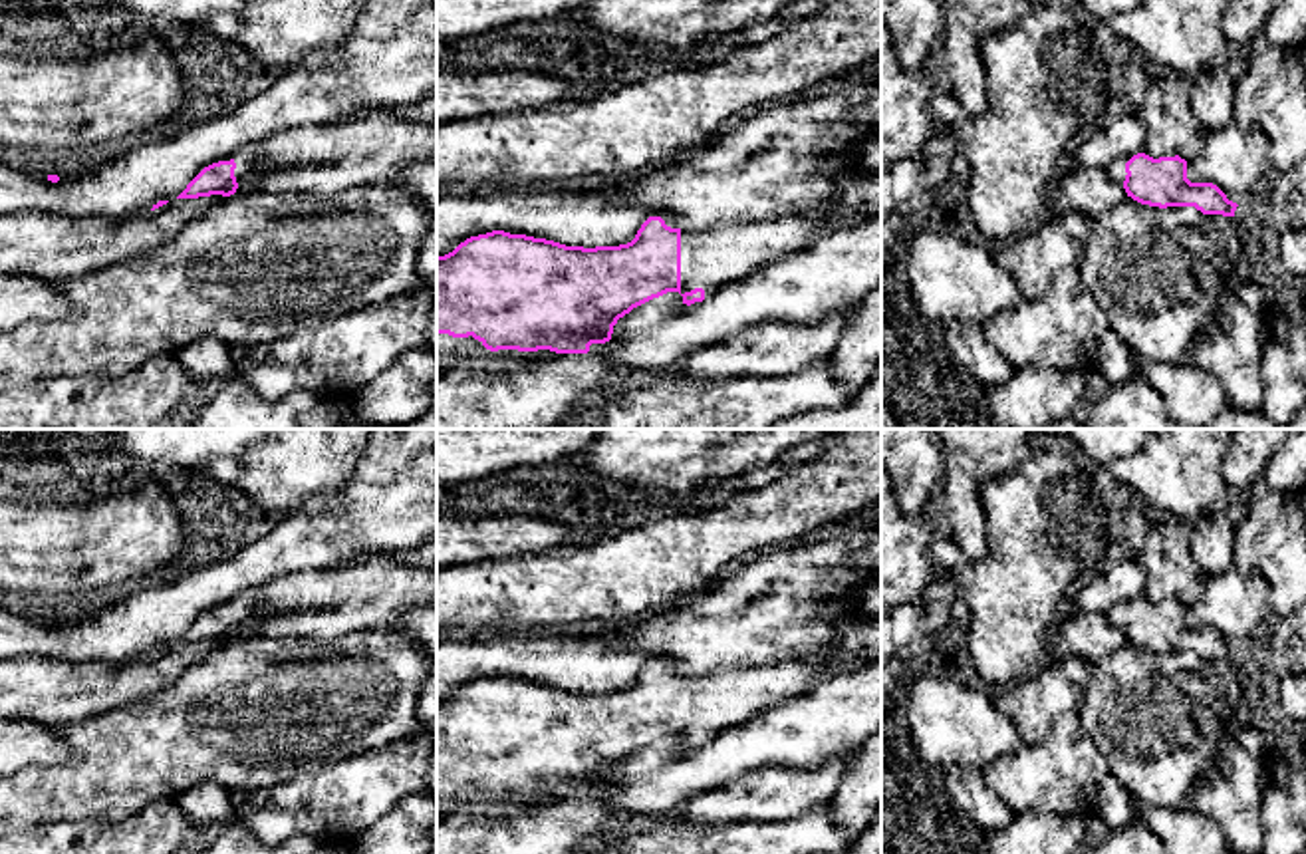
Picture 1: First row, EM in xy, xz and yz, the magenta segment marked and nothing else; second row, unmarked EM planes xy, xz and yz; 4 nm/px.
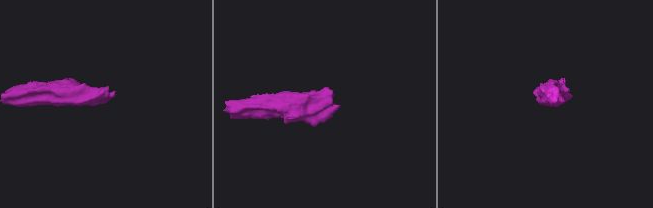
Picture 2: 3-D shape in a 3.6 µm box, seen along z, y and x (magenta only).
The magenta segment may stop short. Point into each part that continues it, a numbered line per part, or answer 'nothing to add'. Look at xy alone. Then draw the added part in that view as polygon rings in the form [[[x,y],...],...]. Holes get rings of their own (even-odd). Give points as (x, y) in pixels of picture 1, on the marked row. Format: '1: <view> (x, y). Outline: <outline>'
1: xy (372, 145). Outline: [[[367,107],[333,123],[308,123],[280,129],[262,141],[244,145],[222,161],[234,161],[236,193],[314,193],[335,197],[355,185],[387,183],[409,167],[437,161],[437,121],[403,117],[395,107]]]

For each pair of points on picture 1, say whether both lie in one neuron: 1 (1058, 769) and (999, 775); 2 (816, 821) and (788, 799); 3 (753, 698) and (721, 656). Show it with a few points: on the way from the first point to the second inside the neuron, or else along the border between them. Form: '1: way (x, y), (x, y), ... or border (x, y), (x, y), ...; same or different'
1: way (1044, 775), (1013, 775); same
2: border (826, 803), (783, 821), (761, 823); different
3: border (779, 664), (705, 674), (685, 670); different

